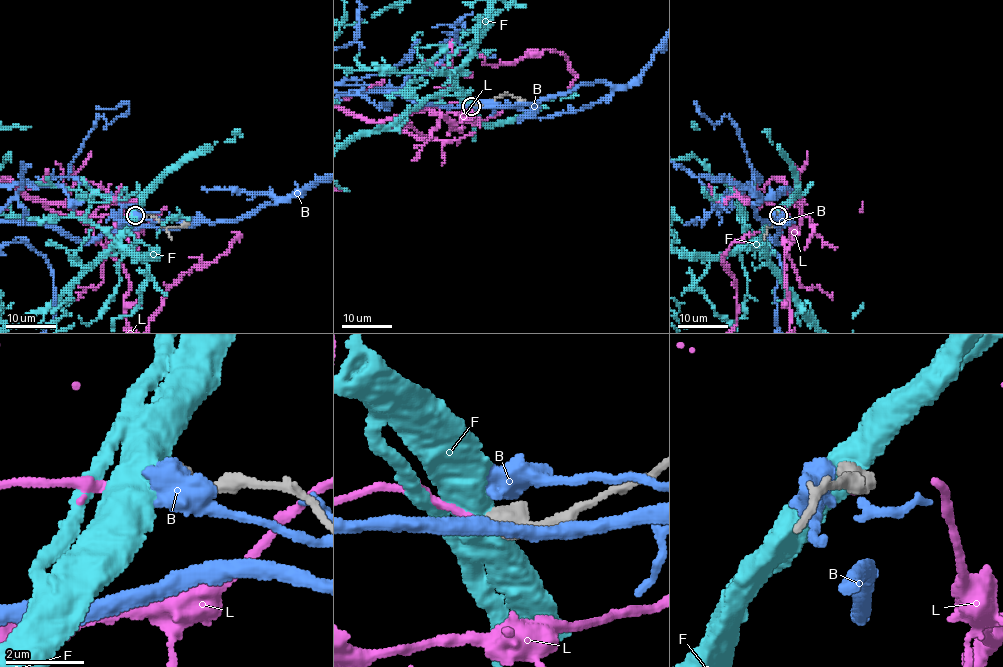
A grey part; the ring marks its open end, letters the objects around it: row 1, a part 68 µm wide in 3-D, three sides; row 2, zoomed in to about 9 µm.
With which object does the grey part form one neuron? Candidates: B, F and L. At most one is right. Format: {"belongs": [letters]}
{"belongs": ["L"]}

